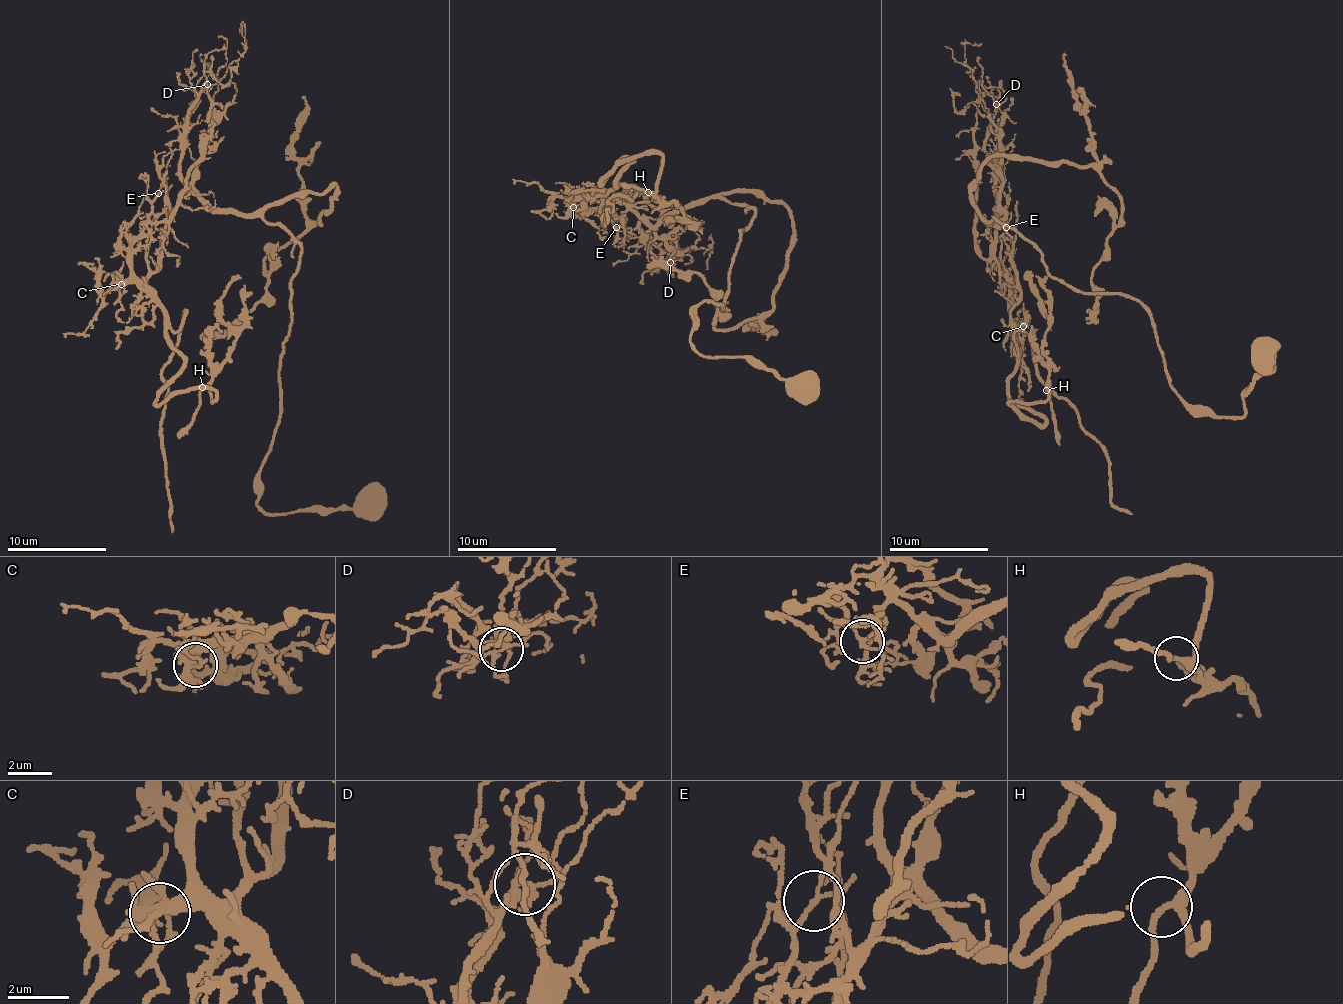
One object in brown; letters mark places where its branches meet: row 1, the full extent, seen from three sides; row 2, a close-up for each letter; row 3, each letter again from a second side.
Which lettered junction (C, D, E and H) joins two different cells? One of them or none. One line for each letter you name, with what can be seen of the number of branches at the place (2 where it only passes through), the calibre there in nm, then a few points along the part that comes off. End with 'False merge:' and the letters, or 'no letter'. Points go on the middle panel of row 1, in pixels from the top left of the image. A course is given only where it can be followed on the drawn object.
E: Branches: 3. Thickness 120 nm. Course of the part to remove: (615, 227), (583, 196), (644, 154), (662, 156), (654, 189), (672, 222), (693, 222)
False merge: E

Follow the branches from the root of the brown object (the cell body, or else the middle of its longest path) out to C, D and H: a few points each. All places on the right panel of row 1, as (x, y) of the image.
C: (995, 226), (1001, 220), (997, 218), (995, 246), (1002, 294), (1007, 301), (1010, 318), (1015, 326), (1023, 326)
D: (995, 226), (1001, 220), (994, 210), (995, 164), (999, 138), (999, 127), (994, 122), (996, 104)
H: (995, 226), (1001, 220), (998, 275), (1018, 291), (1010, 399), (1043, 423), (1011, 405), (1043, 401), (1046, 390)

